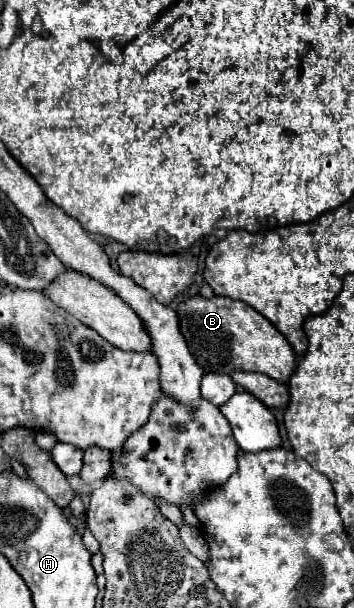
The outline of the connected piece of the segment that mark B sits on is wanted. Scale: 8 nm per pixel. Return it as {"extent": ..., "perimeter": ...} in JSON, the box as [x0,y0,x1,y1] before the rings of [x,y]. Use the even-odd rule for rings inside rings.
{"extent":[177,296,295,384],"perimeter":[[[189,296],[177,306],[177,318],[181,334],[203,372],[261,372],[285,384],[295,370],[295,352],[289,342],[271,322],[245,302],[227,296]]]}

